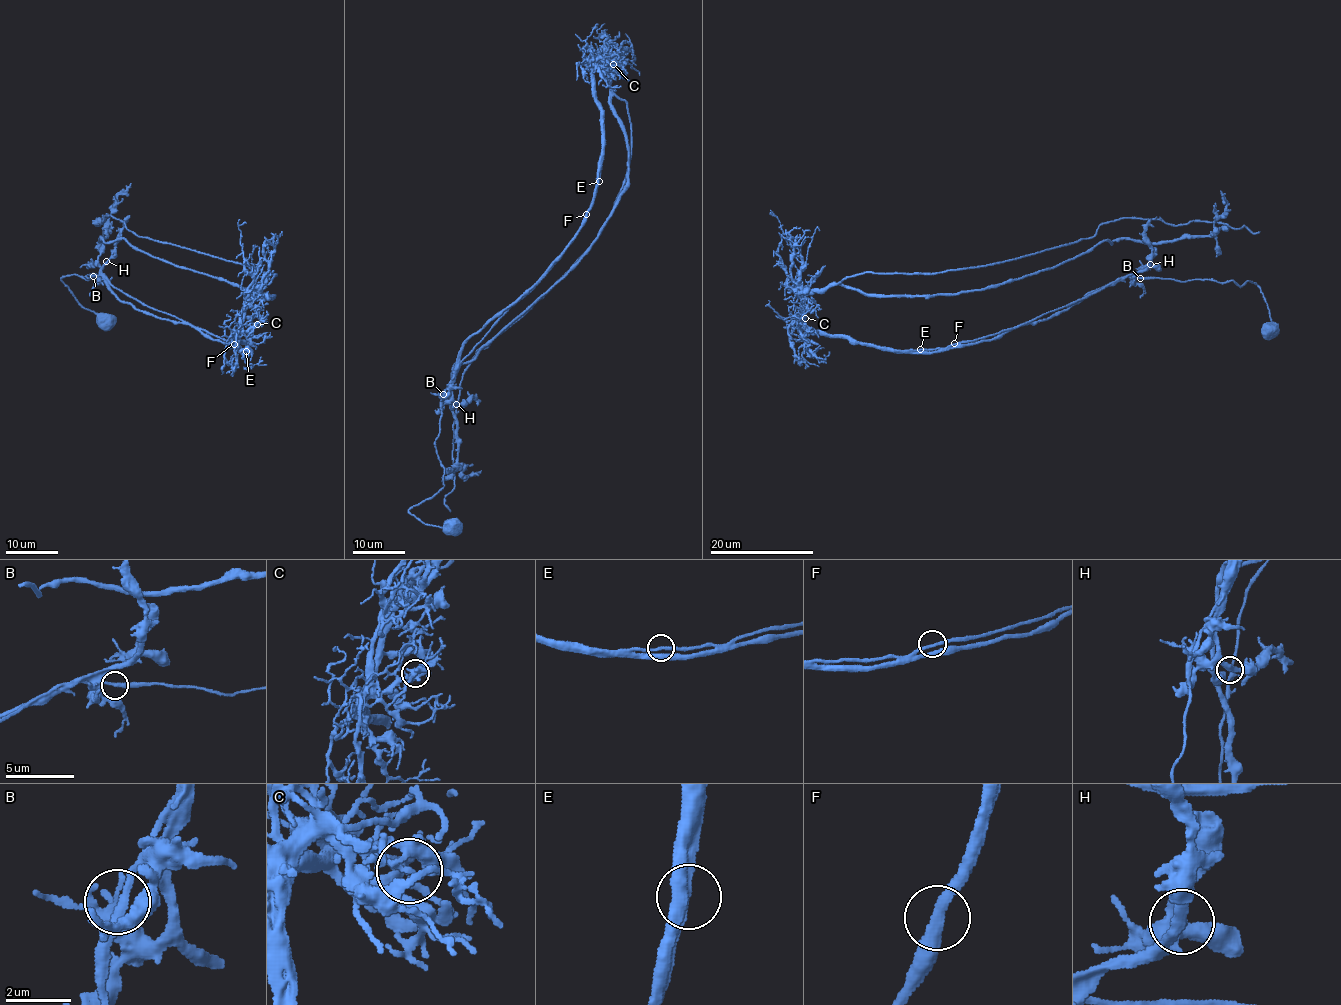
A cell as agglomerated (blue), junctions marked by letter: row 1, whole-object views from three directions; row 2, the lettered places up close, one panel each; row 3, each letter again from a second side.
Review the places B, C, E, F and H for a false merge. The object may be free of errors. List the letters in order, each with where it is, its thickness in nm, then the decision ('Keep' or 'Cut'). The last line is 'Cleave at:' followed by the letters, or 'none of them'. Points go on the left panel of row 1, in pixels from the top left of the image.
B: Place: (93, 276). Thickness 280 nm. Keep
C: Place: (257, 324). Thickness 170 nm. Cut
E: Place: (246, 351). Thickness 220 nm. Keep
F: Place: (234, 344). Thickness 200 nm. Keep
H: Place: (106, 261). Thickness 280 nm. Keep
Cleave at: C

